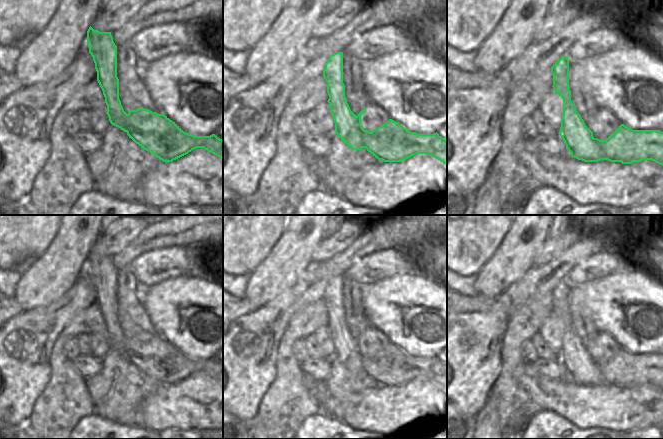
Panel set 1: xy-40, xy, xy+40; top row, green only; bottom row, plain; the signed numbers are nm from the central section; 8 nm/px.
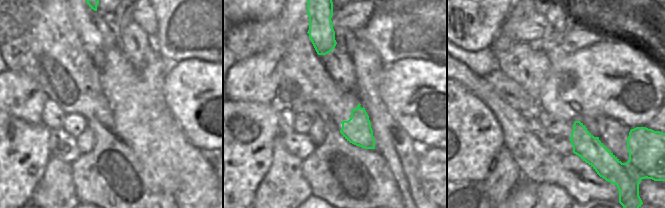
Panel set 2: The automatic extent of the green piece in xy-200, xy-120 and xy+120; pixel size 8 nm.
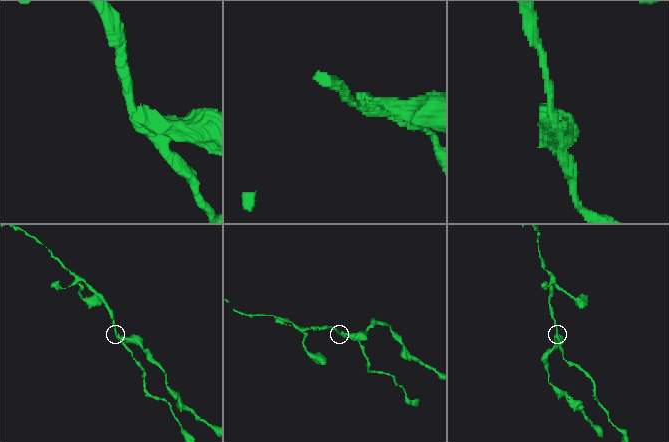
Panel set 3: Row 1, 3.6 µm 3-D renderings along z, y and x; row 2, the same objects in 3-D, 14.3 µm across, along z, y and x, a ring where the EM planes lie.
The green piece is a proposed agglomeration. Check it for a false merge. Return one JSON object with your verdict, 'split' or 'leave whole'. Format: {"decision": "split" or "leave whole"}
{"decision": "split"}

